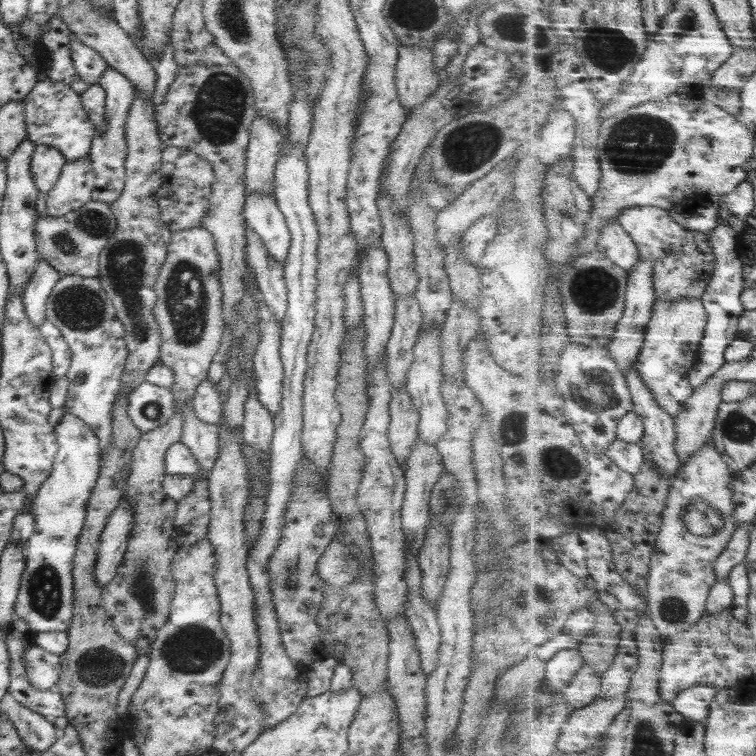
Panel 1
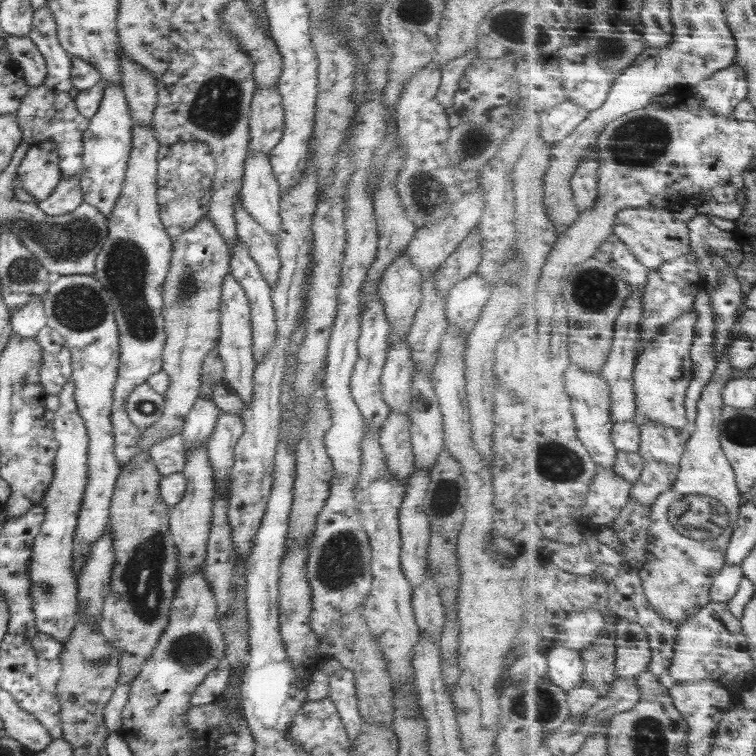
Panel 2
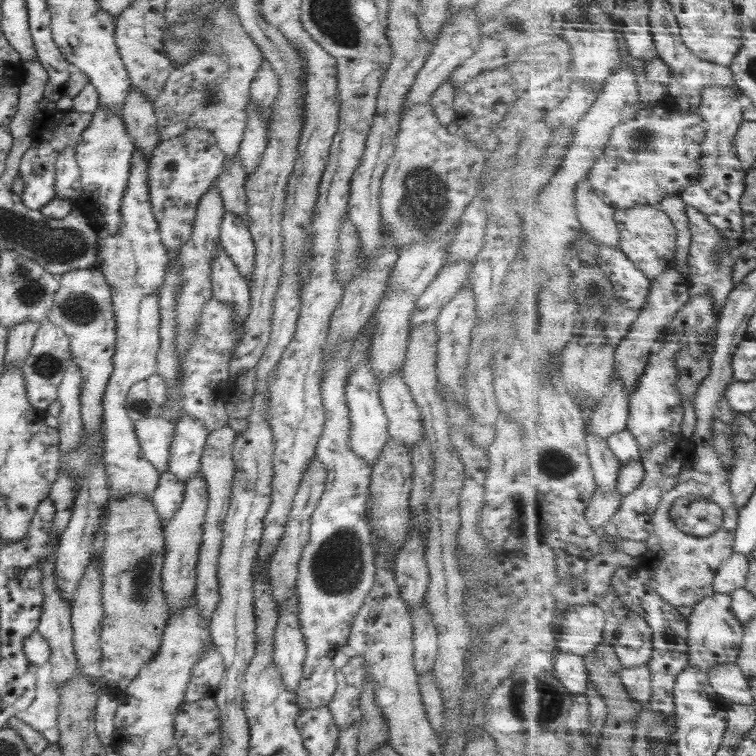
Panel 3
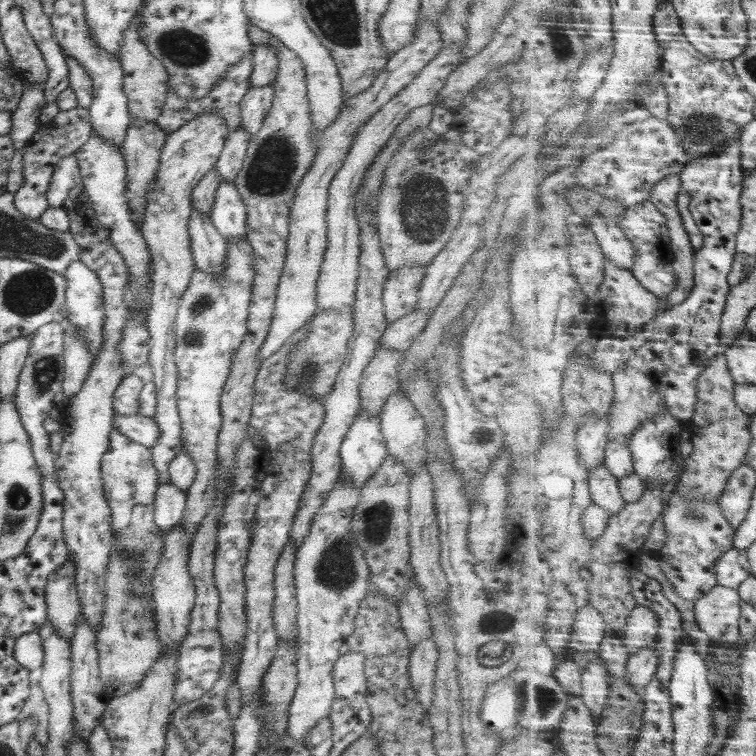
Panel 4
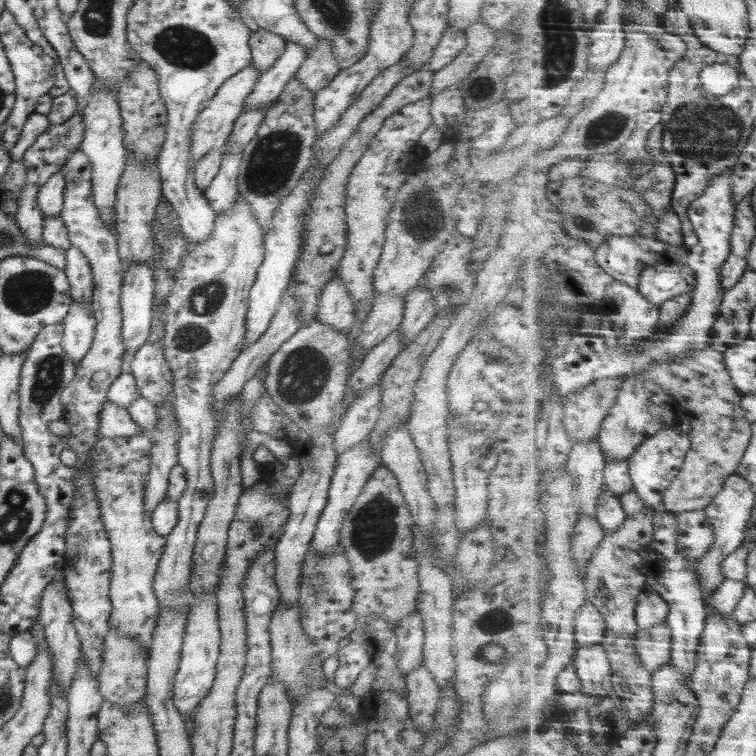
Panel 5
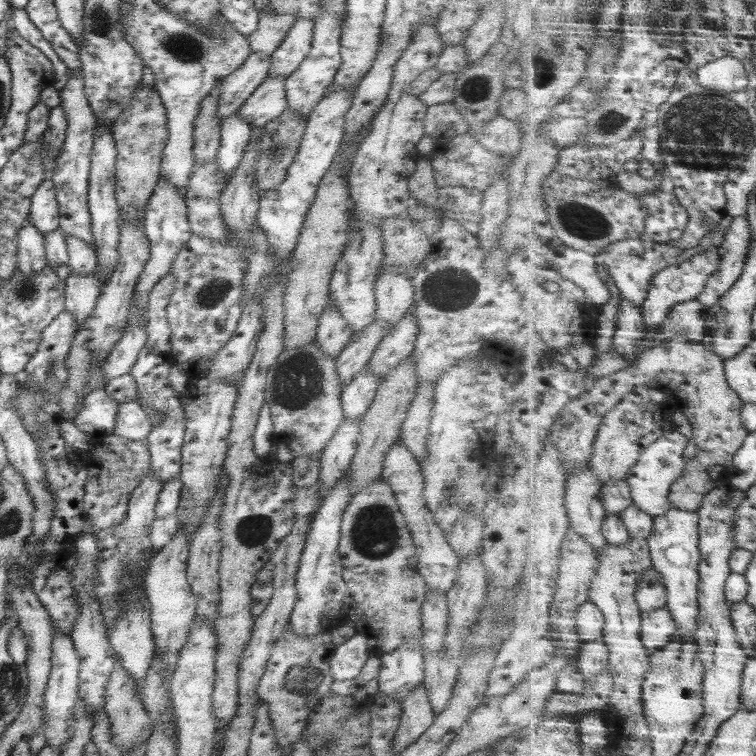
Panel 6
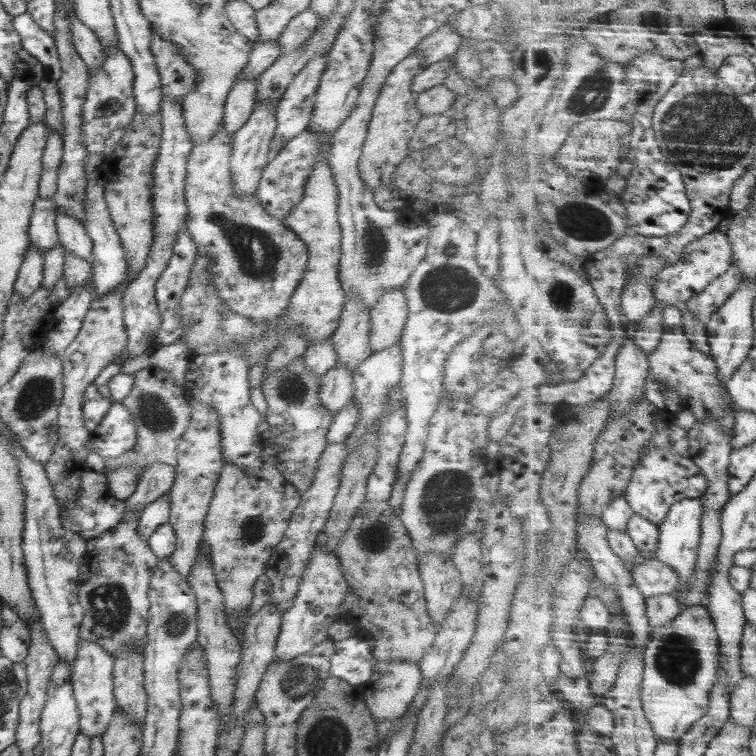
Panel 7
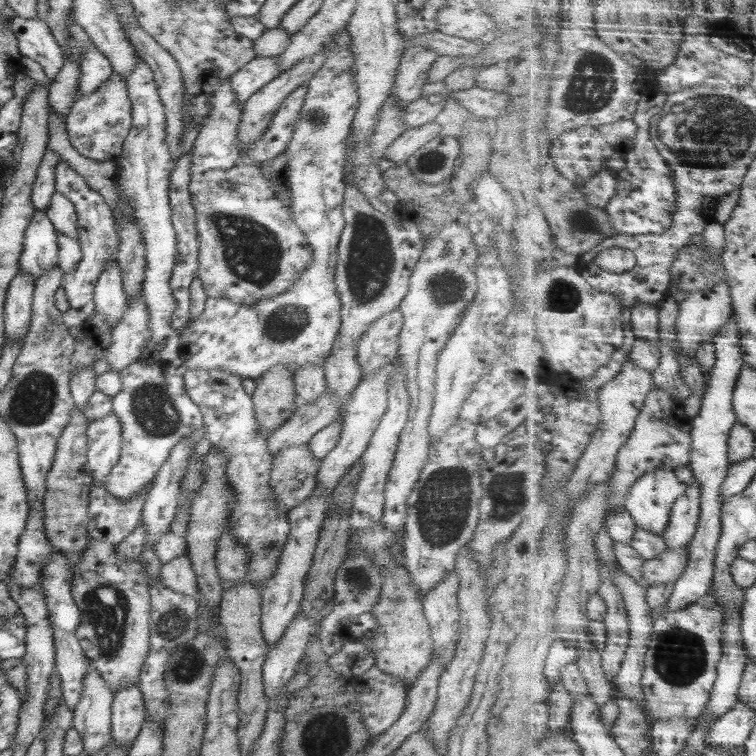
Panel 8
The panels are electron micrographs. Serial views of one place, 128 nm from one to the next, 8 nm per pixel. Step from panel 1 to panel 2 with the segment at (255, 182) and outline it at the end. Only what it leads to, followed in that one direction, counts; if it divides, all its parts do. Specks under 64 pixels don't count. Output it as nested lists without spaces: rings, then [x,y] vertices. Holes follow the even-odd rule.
[[[257,87],[249,115],[249,151],[269,156],[282,139],[284,116],[282,97],[276,87]]]

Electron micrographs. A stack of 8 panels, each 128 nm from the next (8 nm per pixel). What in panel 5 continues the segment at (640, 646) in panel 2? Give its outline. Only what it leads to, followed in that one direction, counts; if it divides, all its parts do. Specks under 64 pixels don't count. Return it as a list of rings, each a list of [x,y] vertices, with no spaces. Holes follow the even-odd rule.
[[[645,591],[640,594],[636,610],[636,620],[640,630],[650,630],[654,626],[668,623],[670,612],[669,603],[659,593]]]

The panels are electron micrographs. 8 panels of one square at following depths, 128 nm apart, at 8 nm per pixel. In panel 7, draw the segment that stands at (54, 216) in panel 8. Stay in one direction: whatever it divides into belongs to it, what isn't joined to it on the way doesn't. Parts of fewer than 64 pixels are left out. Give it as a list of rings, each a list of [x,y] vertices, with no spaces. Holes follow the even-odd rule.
[[[56,205],[55,225],[61,246],[76,258],[92,263],[93,243],[81,221]]]

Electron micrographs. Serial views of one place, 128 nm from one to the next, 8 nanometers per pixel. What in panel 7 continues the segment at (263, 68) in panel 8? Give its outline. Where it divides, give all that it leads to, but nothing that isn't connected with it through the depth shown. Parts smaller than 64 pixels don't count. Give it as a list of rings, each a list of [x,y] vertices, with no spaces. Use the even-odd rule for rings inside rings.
[[[259,76],[253,79],[237,79],[228,93],[225,102],[223,127],[230,134],[230,142],[234,134],[242,128],[248,118],[252,116],[252,110],[256,103],[256,87]]]

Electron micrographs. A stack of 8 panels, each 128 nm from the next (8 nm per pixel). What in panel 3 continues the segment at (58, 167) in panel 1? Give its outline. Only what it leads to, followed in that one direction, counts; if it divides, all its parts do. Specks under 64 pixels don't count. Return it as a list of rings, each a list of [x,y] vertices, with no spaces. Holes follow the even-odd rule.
[[[71,110],[71,118],[68,121],[64,120],[64,122],[60,122],[58,128],[46,129],[44,132],[42,131],[35,134],[30,148],[26,150],[19,164],[18,178],[24,182],[24,192],[22,192],[21,199],[26,206],[33,210],[40,210],[46,206],[50,200],[55,198],[55,163],[57,157],[66,147],[75,147],[78,143],[78,139],[80,139],[80,134],[90,125],[92,118],[93,114],[84,114]]]

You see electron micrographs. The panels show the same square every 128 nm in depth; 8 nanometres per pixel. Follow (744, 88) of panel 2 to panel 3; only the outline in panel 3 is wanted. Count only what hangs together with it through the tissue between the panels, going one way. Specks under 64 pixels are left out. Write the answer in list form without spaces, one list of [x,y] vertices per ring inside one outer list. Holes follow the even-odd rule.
[[[715,84],[703,92],[703,104],[700,114],[711,125],[706,142],[704,142],[704,158],[700,160],[702,178],[688,186],[681,193],[681,198],[689,205],[701,210],[708,220],[721,230],[723,238],[729,240],[732,247],[738,247],[745,233],[745,214],[741,203],[746,195],[747,173],[738,158],[738,150],[734,148],[736,135],[746,122],[744,118],[748,101],[742,89],[729,84]]]

